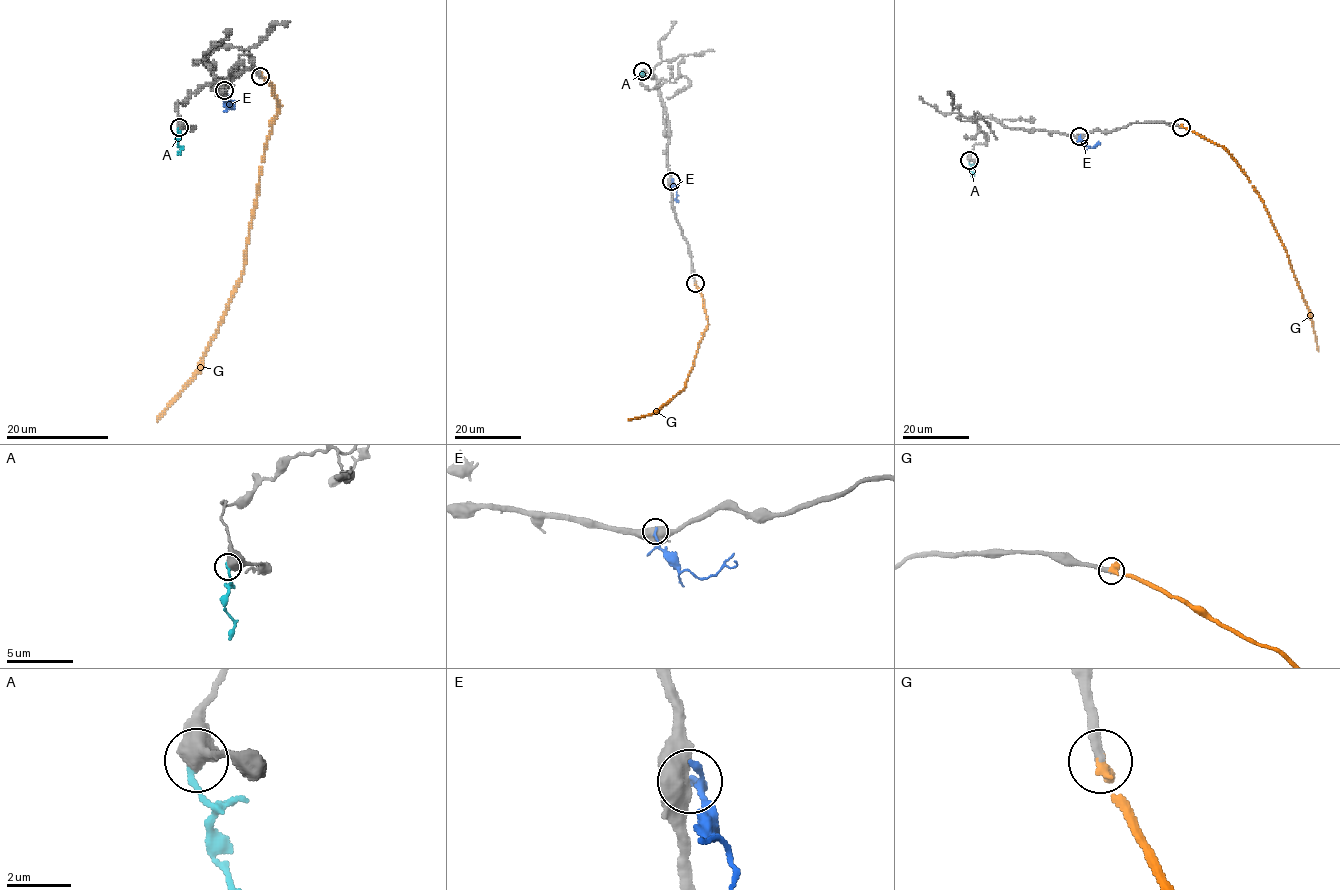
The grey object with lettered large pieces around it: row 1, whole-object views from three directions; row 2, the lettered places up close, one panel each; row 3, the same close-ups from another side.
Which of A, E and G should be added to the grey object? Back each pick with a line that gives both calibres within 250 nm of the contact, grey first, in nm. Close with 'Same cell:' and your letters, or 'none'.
G: Thickness 280 nm (grey) against 360 nm
Same cell: G

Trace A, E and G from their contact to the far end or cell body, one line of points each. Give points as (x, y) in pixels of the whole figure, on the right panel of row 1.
A: (969, 159), (972, 178)
E: (1079, 135), (1085, 145), (1094, 147), (1098, 143)
G: (1180, 126), (1221, 145), (1251, 183), (1300, 289), (1319, 351)

